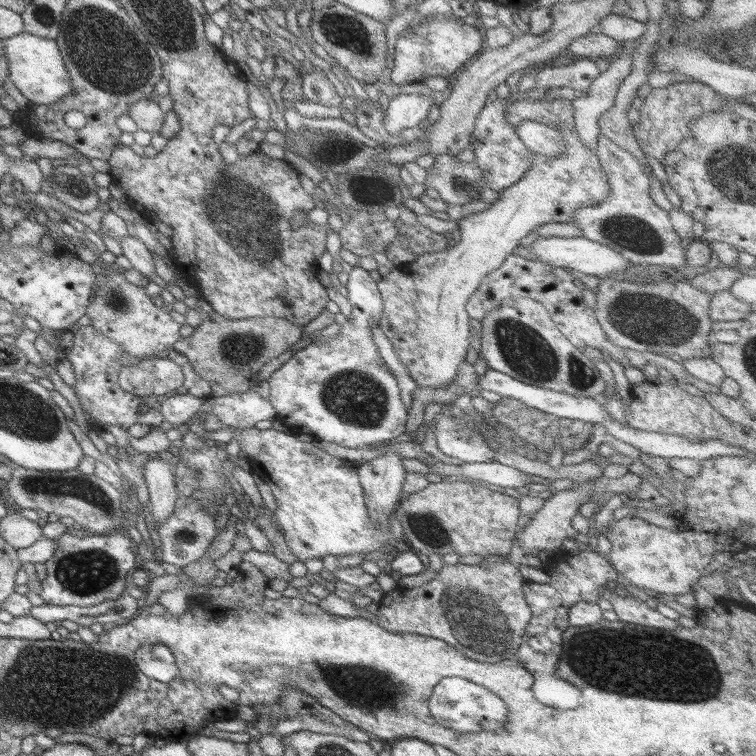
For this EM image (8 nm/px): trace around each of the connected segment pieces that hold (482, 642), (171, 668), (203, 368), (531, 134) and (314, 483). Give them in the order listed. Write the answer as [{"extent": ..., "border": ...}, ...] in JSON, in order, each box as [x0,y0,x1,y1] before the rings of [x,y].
[{"extent":[374,559,532,664],"border":[[[448,559],[428,584],[411,590],[398,585],[397,588],[387,591],[383,600],[379,602],[380,608],[375,613],[376,620],[374,622],[394,635],[428,636],[442,640],[472,660],[484,664],[496,664],[515,658],[518,648],[522,645],[526,626],[532,617],[532,612],[523,594],[525,582],[518,566],[511,563],[500,562],[467,566]]]},{"extent":[134,646,177,682],"border":[[[143,646],[135,652],[134,661],[141,674],[157,682],[170,682],[177,673],[172,651],[164,646]]]},{"extent":[173,312,306,396],"border":[[[212,312],[203,318],[202,324],[195,328],[192,335],[188,338],[180,337],[173,344],[174,350],[187,356],[194,373],[198,377],[208,382],[211,388],[211,396],[226,396],[227,394],[240,394],[246,392],[249,388],[255,388],[261,382],[259,370],[264,364],[270,362],[272,358],[282,356],[289,350],[292,344],[296,344],[304,336],[306,326],[292,324],[283,318],[273,316],[263,316],[262,318],[230,320],[224,318],[217,312]]]},{"extent":[514,121,566,159],"border":[[[524,121],[514,127],[516,136],[528,150],[535,155],[546,156],[548,159],[560,157],[566,151],[566,144],[558,130],[539,124],[536,121]]]},{"extent":[238,426,403,564],"border":[[[254,426],[241,430],[238,441],[242,454],[247,456],[251,464],[253,473],[270,485],[269,489],[277,502],[274,515],[284,530],[286,544],[294,552],[298,562],[305,564],[308,560],[322,559],[324,556],[346,558],[352,554],[368,554],[373,551],[389,554],[401,546],[403,530],[395,510],[391,512],[390,526],[387,530],[377,528],[371,521],[370,515],[367,514],[359,472],[353,463],[331,456],[323,449],[313,447],[312,443],[300,441],[297,435],[273,428],[261,430]]]}]

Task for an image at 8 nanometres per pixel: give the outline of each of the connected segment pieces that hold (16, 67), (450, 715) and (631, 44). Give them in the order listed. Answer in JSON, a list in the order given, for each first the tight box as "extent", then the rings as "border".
[{"extent":[1,31,72,106],"border":[[[22,31],[16,36],[3,39],[3,43],[4,50],[1,55],[7,60],[7,79],[30,101],[30,104],[50,106],[72,92],[72,81],[55,40]]]},{"extent":[428,677,508,733],"border":[[[458,677],[443,678],[439,681],[433,688],[428,708],[430,716],[434,717],[438,726],[451,728],[457,733],[493,731],[502,728],[508,718],[508,709],[499,696],[488,691],[488,688]]]},{"extent":[572,39,640,153],"border":[[[640,39],[622,41],[620,43],[621,48],[618,55],[610,60],[608,68],[604,70],[604,72],[601,72],[601,74],[592,82],[592,85],[590,85],[586,92],[586,96],[572,101],[574,130],[576,130],[577,136],[580,137],[580,141],[584,143],[584,147],[590,148],[594,153],[596,153],[596,143],[598,143],[598,136],[600,134],[598,121],[600,121],[600,116],[604,114],[606,110],[609,110],[610,107],[614,106],[614,99],[616,99],[620,84],[622,84],[624,79],[626,79],[626,76],[632,72],[632,55],[636,50],[636,47],[638,47],[638,43],[640,43]]]}]

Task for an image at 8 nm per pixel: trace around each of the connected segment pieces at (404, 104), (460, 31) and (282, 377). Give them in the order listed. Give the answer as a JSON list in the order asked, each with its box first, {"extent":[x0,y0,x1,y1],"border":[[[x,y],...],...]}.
[{"extent":[383,94,436,136],"border":[[[402,94],[390,96],[390,104],[386,108],[386,117],[383,120],[386,131],[397,136],[404,129],[416,130],[424,121],[431,108],[436,106],[436,97]]]},{"extent":[388,15,483,86],"border":[[[434,15],[420,20],[415,26],[403,30],[396,41],[394,68],[388,79],[393,86],[421,83],[426,78],[448,78],[467,60],[476,57],[483,48],[483,30],[472,24],[464,24],[455,15]]]},{"extent":[269,267,409,449],"border":[[[353,267],[346,288],[351,304],[348,322],[341,326],[342,329],[330,343],[307,345],[270,376],[269,404],[274,408],[275,418],[282,424],[301,428],[304,434],[311,434],[317,440],[358,449],[374,443],[383,443],[406,433],[409,411],[400,399],[400,389],[395,376],[383,369],[384,360],[372,341],[371,328],[378,324],[384,307],[376,280],[372,279],[364,268]]]}]

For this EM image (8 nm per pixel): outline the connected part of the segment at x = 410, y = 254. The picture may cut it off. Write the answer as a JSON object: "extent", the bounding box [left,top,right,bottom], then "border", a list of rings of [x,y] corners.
{"extent":[386,207,449,266],"border":[[[406,207],[398,208],[400,217],[395,221],[396,239],[387,248],[386,256],[396,266],[413,262],[429,252],[442,252],[449,242],[442,234],[425,228],[417,220],[416,213]]]}

